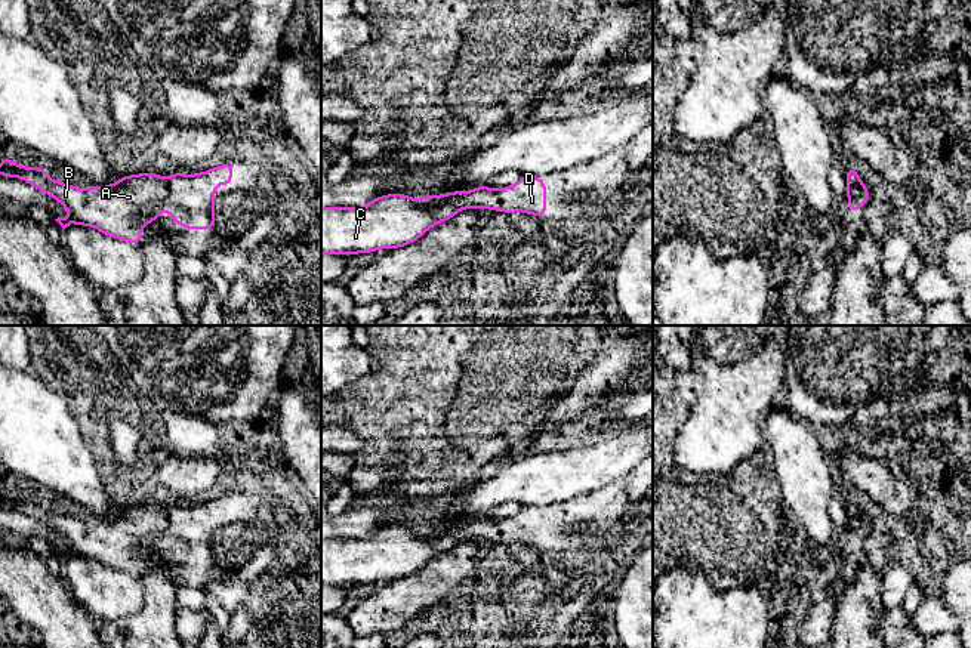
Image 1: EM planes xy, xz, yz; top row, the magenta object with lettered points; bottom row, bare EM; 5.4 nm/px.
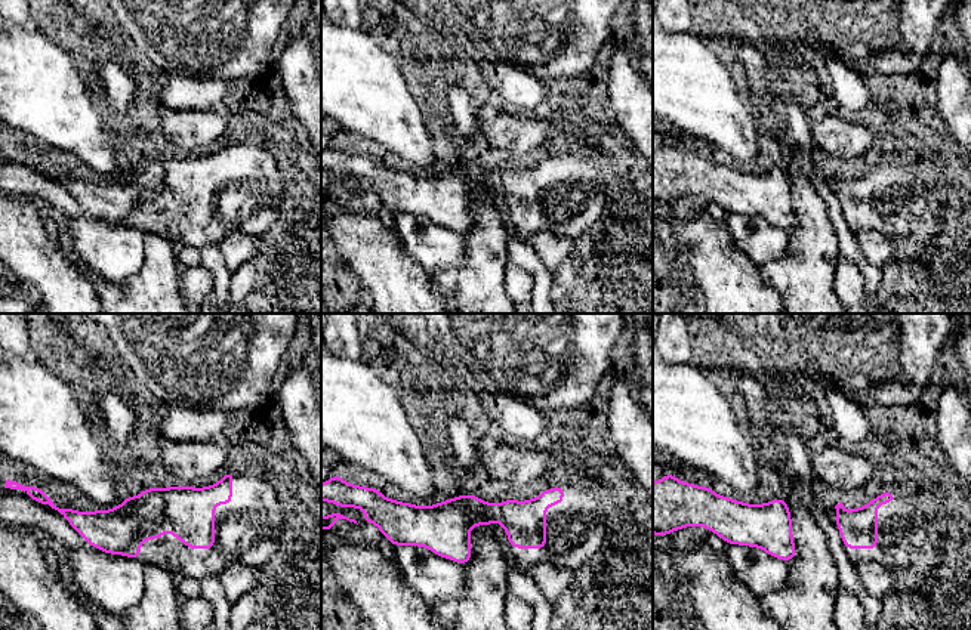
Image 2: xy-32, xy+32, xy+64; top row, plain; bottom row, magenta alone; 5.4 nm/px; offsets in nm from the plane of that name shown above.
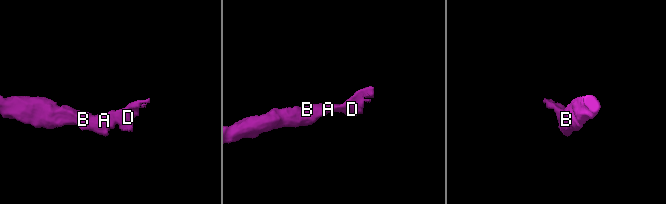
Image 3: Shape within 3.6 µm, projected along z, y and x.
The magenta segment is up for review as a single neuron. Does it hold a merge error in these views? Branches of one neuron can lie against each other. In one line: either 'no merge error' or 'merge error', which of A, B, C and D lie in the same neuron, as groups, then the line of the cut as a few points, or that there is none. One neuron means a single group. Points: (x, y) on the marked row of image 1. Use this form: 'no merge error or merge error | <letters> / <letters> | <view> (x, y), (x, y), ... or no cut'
no merge error | A B C D | no cut

